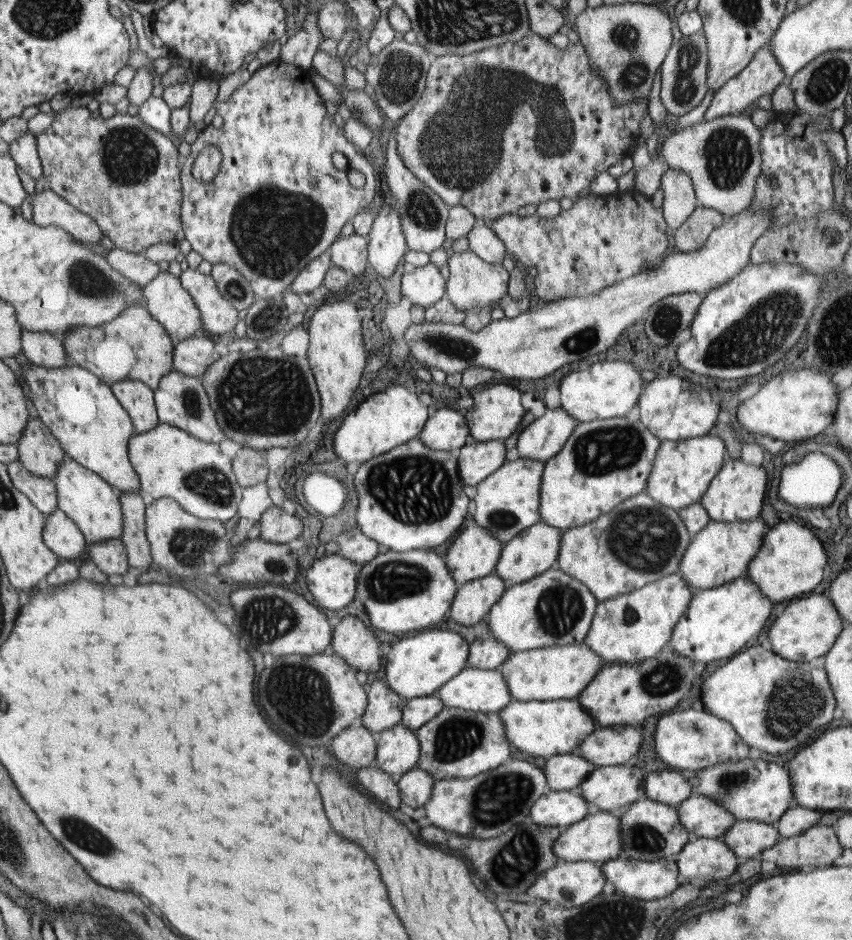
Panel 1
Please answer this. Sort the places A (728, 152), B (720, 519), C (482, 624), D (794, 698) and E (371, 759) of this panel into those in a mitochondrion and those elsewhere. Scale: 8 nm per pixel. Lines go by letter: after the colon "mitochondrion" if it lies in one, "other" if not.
A: mitochondrion
B: other
C: other
D: mitochondrion
E: other

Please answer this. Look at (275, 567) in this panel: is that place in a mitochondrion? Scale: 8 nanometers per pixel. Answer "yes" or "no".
yes

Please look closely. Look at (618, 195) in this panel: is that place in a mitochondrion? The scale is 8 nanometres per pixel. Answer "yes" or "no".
no

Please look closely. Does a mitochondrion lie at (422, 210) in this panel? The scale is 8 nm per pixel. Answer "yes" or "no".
yes

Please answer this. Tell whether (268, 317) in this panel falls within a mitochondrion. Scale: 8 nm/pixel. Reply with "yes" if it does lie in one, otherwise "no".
yes

